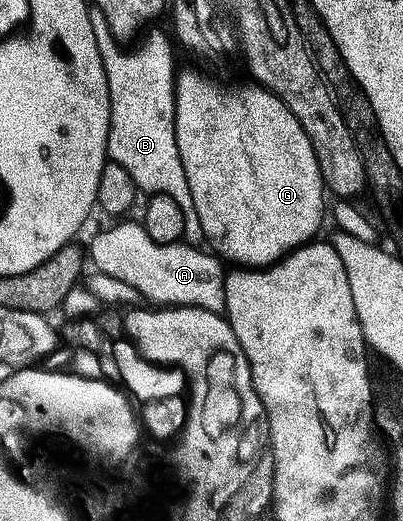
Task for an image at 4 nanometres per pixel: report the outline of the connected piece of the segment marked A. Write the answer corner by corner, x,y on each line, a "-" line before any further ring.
116,223
113,229
100,233
92,241
92,253
90,249
90,261
96,264
96,273
110,275
110,279
122,279
126,287
134,287
134,291
145,302
156,307
175,307
178,309
204,309
207,313
224,313
224,279
225,266
219,256
211,252
203,253
203,248
187,243
178,245
159,245
150,239
150,235
144,230
143,224
124,225
128,223

